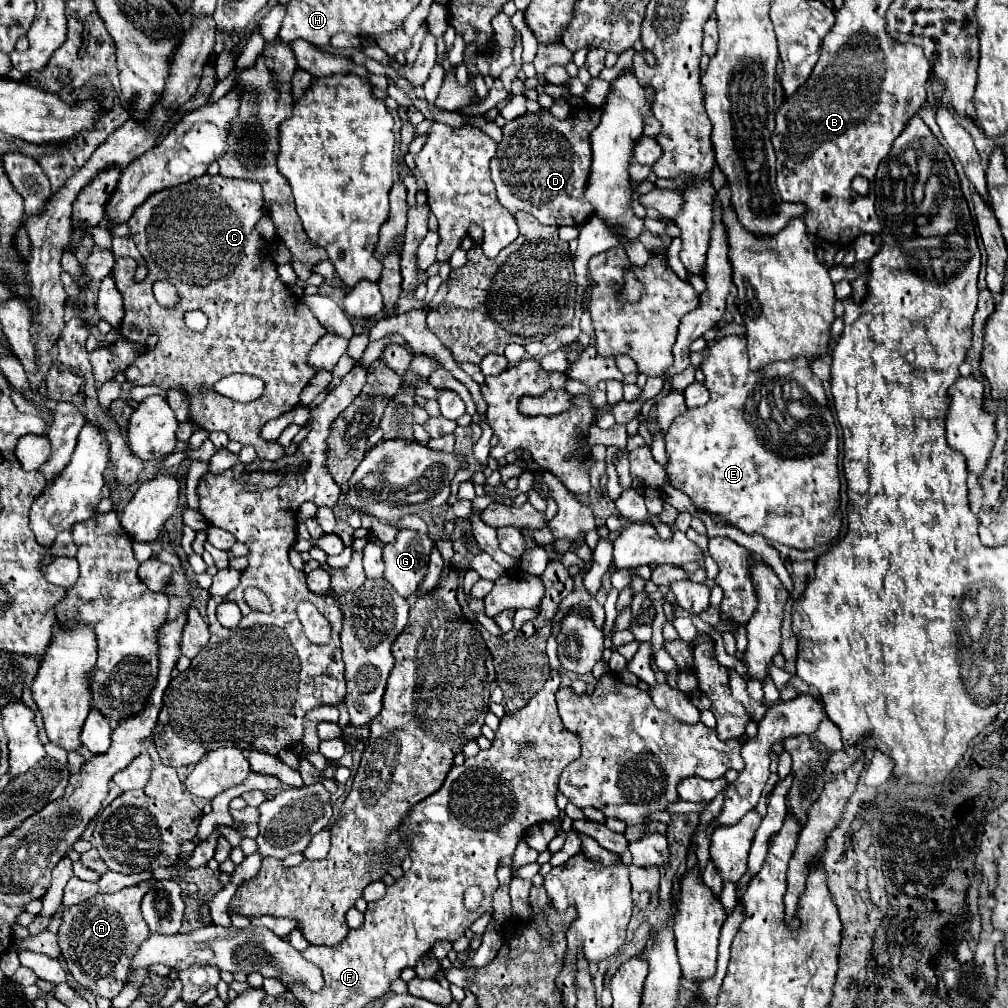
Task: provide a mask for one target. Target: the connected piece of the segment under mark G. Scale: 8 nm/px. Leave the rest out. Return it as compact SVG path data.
M401 529L393 543L383 547L385 559L385 579L397 589L405 599L417 593L419 583L427 573L429 553L433 541L429 535L421 535L411 529Z

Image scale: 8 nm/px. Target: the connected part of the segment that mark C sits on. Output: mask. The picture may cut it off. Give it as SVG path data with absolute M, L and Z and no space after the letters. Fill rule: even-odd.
M205 173L185 185L157 191L143 205L139 205L133 217L127 221L131 237L149 267L147 277L143 281L135 281L133 277L137 261L131 257L121 257L115 263L113 279L125 303L125 317L121 323L123 337L137 345L143 345L147 335L157 335L159 339L155 349L143 353L139 359L135 359L131 367L127 367L127 379L133 385L157 385L161 389L181 387L189 391L193 395L191 421L195 421L205 431L225 431L231 441L251 445L259 459L277 461L279 457L283 457L283 449L275 441L261 439L259 429L267 421L291 411L299 403L303 387L313 377L313 369L307 367L305 357L311 351L313 343L317 343L327 331L309 311L309 307L285 289L283 281L275 273L275 261L271 257L263 257L263 237L255 231L255 223L261 215L263 195L257 181ZM159 279L169 281L177 289L179 299L175 307L163 307L157 303L151 287ZM191 309L201 309L209 317L209 327L205 331L197 333L185 327L183 315ZM231 373L249 373L263 379L263 395L249 403L237 403L219 393L193 393L201 387L213 387L213 383Z

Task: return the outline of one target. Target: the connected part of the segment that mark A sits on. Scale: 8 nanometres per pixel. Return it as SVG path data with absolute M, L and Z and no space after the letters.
M143 881L139 885L133 885L133 887L127 887L115 895L107 895L103 899L103 903L95 903L95 901L83 901L83 903L77 903L69 909L63 911L63 923L59 927L59 945L61 945L61 955L65 957L65 963L67 963L67 969L71 971L71 975L75 977L75 981L81 985L81 987L87 987L91 989L95 995L101 995L101 997L107 997L107 999L113 999L121 989L123 989L123 983L129 975L129 955L133 955L133 951L137 951L137 947L149 937L149 927L145 923L145 919L141 917L141 899L149 887L153 885L155 881Z

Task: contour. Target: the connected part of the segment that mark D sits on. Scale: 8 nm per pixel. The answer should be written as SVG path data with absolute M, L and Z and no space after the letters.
M577 107L573 109L573 113L565 119L565 121L559 121L555 119L553 115L521 115L517 117L515 121L509 121L505 127L503 127L503 139L499 141L497 145L497 153L495 157L491 159L491 177L493 177L493 183L497 187L497 199L499 203L503 203L503 207L507 207L509 211L529 211L541 225L555 225L555 227L563 227L563 225L581 225L587 221L587 217L591 217L593 209L589 207L589 201L583 199L583 187L585 187L585 181L589 177L589 163L591 163L591 149L589 149L589 133L597 127L599 123L599 117L601 111L595 109L595 107Z

